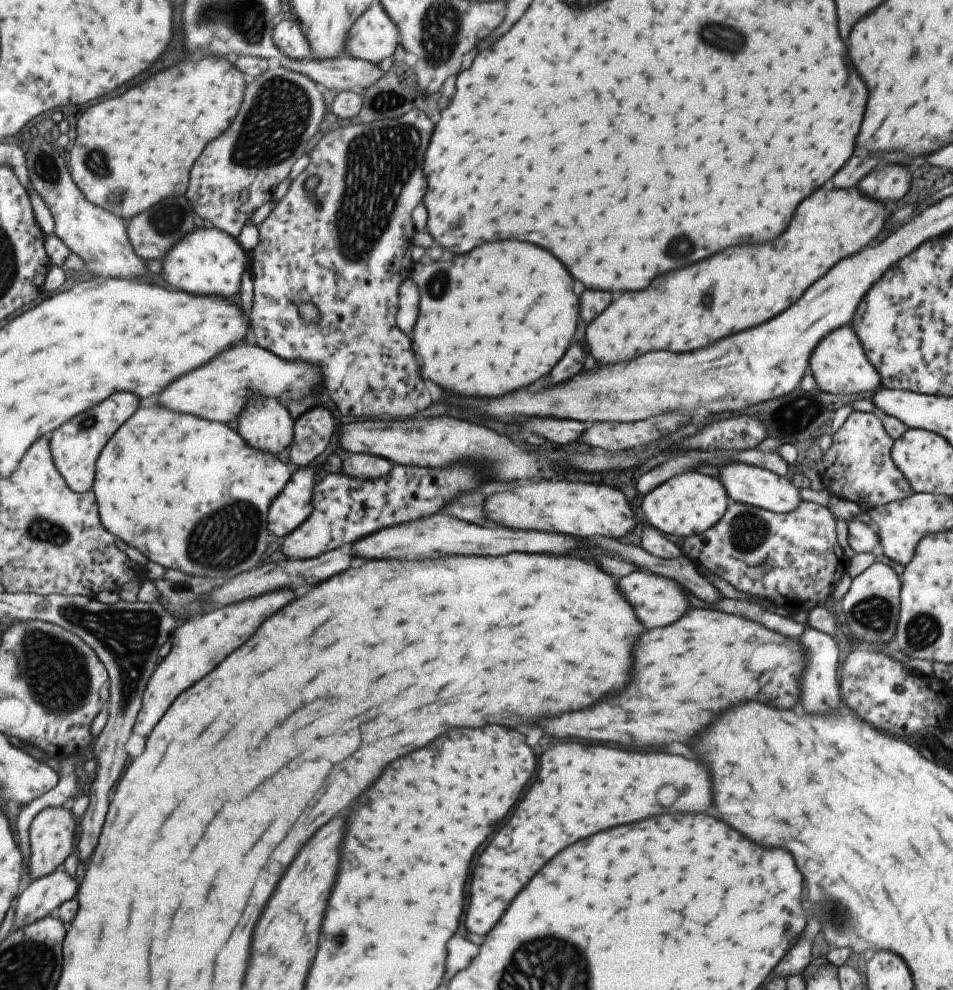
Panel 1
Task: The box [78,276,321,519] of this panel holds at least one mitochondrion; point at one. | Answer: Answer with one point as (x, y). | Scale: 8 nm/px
(88, 420)

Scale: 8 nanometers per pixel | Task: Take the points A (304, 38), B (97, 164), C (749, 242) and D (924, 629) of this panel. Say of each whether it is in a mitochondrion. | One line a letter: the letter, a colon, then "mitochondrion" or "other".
A: other
B: mitochondrion
C: other
D: mitochondrion

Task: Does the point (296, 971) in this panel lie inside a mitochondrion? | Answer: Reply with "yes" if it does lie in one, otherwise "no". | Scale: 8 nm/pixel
no

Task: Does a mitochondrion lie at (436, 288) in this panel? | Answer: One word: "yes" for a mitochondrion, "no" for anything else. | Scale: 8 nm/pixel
yes

